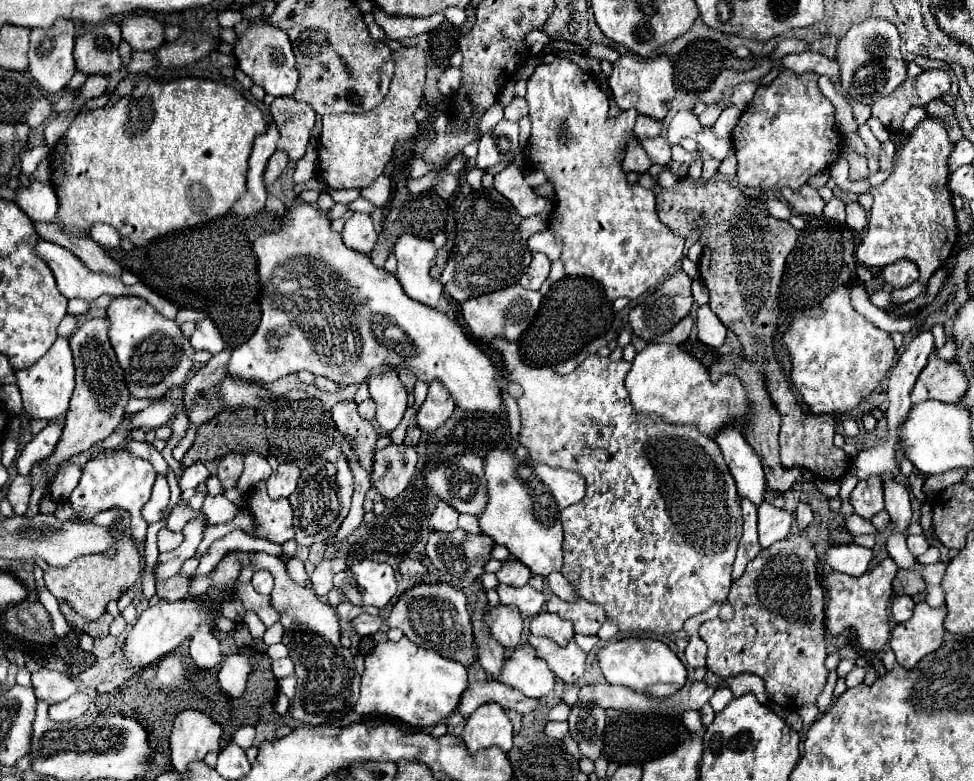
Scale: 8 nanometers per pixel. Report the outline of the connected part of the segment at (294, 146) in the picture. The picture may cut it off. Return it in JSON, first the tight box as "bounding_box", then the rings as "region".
{"bounding_box":[270,97,316,161],"region":[[[278,97],[270,105],[270,113],[280,131],[278,149],[288,151],[288,157],[298,161],[306,153],[306,145],[310,141],[310,131],[316,119],[314,109],[294,97]]]}

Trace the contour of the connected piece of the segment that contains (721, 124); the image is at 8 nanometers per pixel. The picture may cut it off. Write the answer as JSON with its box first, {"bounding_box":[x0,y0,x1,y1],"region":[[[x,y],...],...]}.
{"bounding_box":[714,107,742,139],"region":[[[728,107],[728,109],[724,109],[722,115],[718,117],[718,121],[714,123],[716,135],[718,135],[718,137],[724,137],[724,139],[730,139],[732,131],[734,131],[738,119],[740,119],[740,115],[742,115],[742,111],[740,111],[738,107]]]}

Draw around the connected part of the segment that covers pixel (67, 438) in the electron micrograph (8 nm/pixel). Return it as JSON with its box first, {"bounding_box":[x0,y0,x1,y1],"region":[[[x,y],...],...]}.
{"bounding_box":[40,317,130,481],"region":[[[96,317],[84,323],[72,337],[70,337],[70,349],[74,353],[74,365],[76,365],[76,389],[70,399],[70,409],[64,419],[64,431],[62,437],[54,449],[54,453],[40,461],[44,467],[44,475],[48,481],[52,481],[64,461],[68,461],[72,455],[78,455],[86,449],[90,449],[94,443],[106,439],[118,423],[124,419],[124,407],[130,399],[122,369],[118,365],[116,353],[108,341],[108,329],[110,323],[106,317]]]}

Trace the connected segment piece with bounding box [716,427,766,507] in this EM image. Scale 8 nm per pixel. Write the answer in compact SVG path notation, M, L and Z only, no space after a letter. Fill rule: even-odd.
M734 427L720 431L720 435L716 435L716 443L720 445L730 473L736 479L738 495L758 507L766 493L766 479L760 459Z

